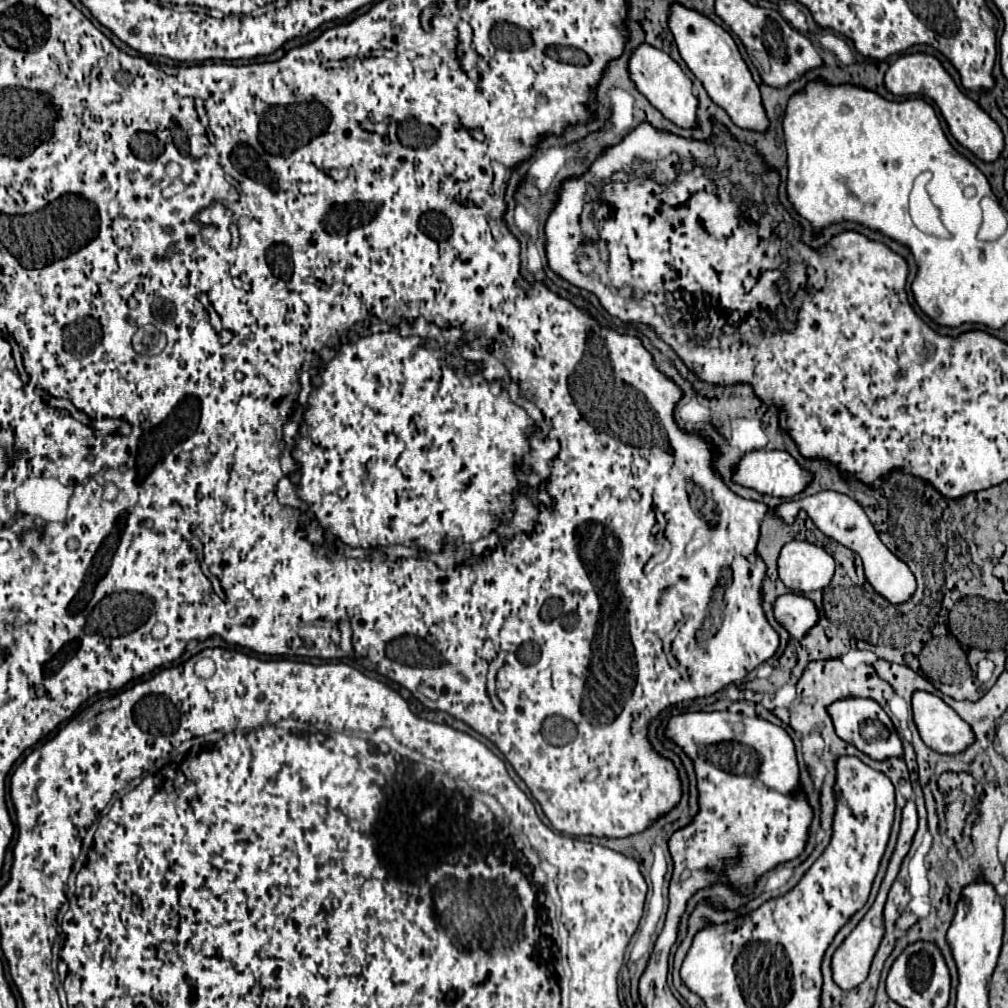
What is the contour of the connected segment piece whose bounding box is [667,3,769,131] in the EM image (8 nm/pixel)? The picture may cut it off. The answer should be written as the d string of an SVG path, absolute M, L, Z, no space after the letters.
M671 3L671 15L667 23L683 61L687 63L691 73L703 83L709 97L729 113L733 123L743 129L755 129L755 131L767 129L769 121L761 105L759 87L753 81L733 37L721 25L713 23L705 15L699 15L697 11L683 7L681 3Z

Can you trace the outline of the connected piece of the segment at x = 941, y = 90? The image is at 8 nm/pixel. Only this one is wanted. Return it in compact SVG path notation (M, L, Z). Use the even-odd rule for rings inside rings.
M927 53L901 55L897 61L893 61L889 65L889 69L885 73L885 87L893 95L925 95L925 97L931 97L937 103L937 107L941 109L941 115L947 121L953 137L963 147L973 151L979 159L995 161L999 157L999 153L1003 151L1003 133L1001 133L999 125L989 117L989 113L985 113L973 99L969 99L955 85L951 75L943 69L939 59L935 59L933 55L927 55Z

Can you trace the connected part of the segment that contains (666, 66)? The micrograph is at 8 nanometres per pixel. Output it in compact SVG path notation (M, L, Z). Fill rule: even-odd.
M643 43L643 47L635 47L629 57L629 77L635 83L637 91L643 93L649 99L649 103L655 105L675 125L695 125L697 97L693 95L693 83L665 51L655 51L655 47L647 47L647 43Z

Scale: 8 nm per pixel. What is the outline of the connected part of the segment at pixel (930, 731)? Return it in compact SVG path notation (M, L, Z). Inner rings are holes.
M913 691L913 719L925 745L939 753L959 753L973 743L971 727L933 693Z

